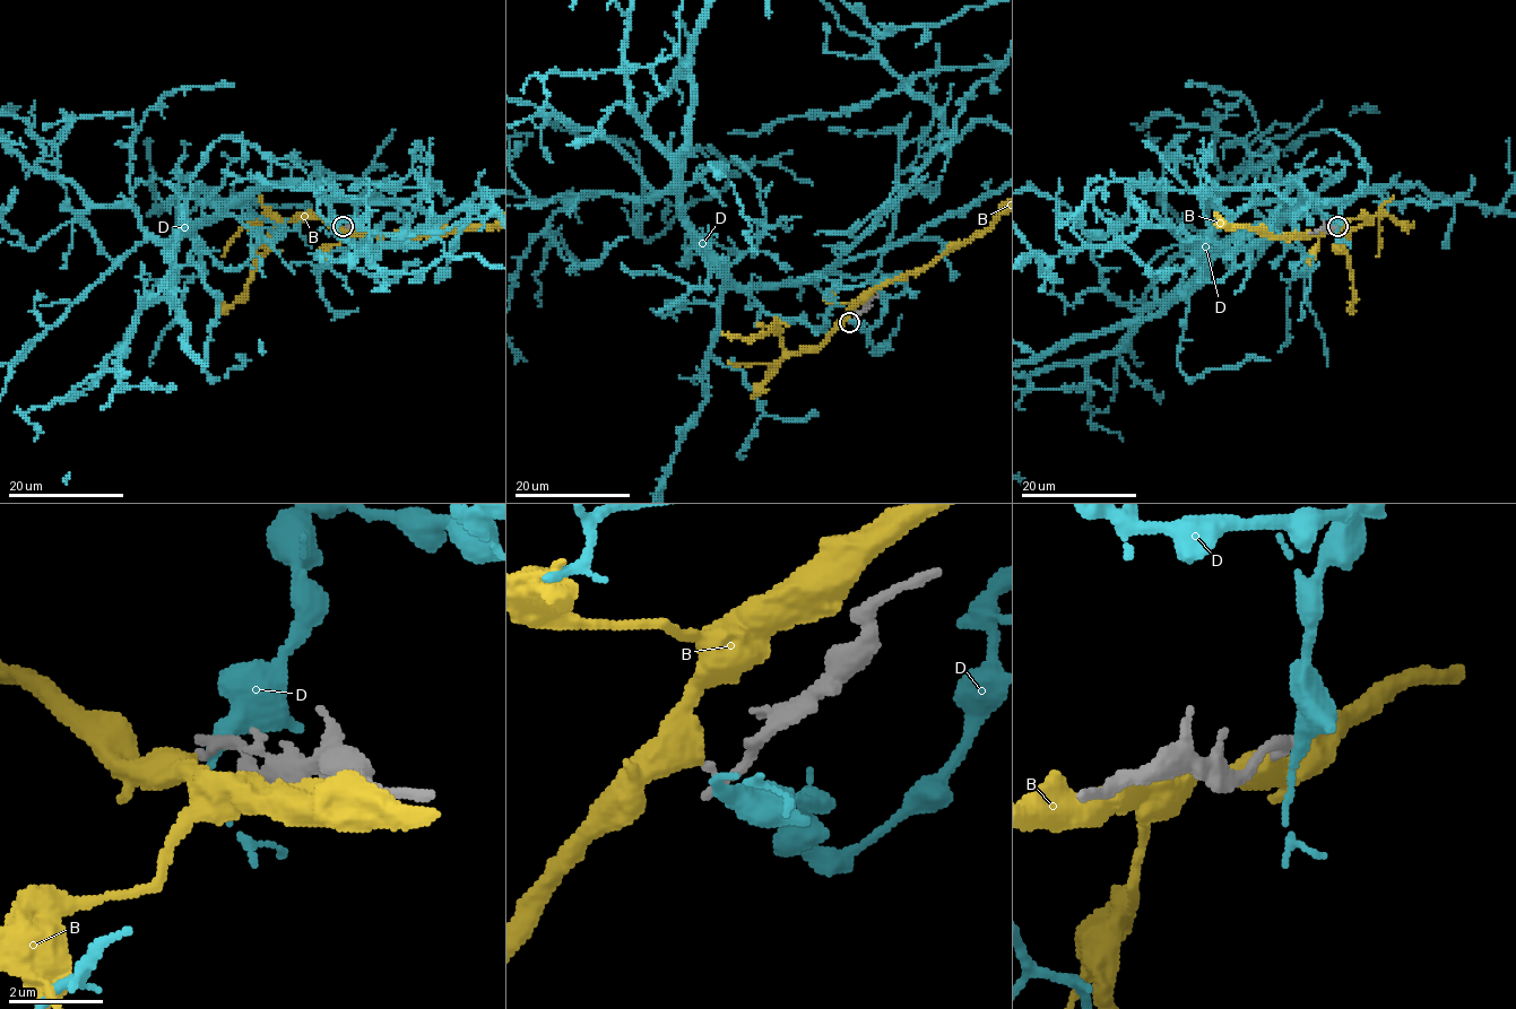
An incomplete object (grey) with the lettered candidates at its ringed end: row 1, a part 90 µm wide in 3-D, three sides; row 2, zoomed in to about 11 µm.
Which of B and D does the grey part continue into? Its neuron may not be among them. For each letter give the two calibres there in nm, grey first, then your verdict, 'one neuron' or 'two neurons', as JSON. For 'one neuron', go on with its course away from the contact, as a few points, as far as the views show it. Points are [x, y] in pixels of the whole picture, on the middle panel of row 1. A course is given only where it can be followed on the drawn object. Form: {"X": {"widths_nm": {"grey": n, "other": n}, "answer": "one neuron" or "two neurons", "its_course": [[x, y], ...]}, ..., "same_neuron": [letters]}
{"B": {"widths_nm": {"grey": 240, "other": 550}, "answer": "two neurons"}, "D": {"widths_nm": {"grey": 280, "other": 320}, "answer": "two neurons"}, "same_neuron": []}

